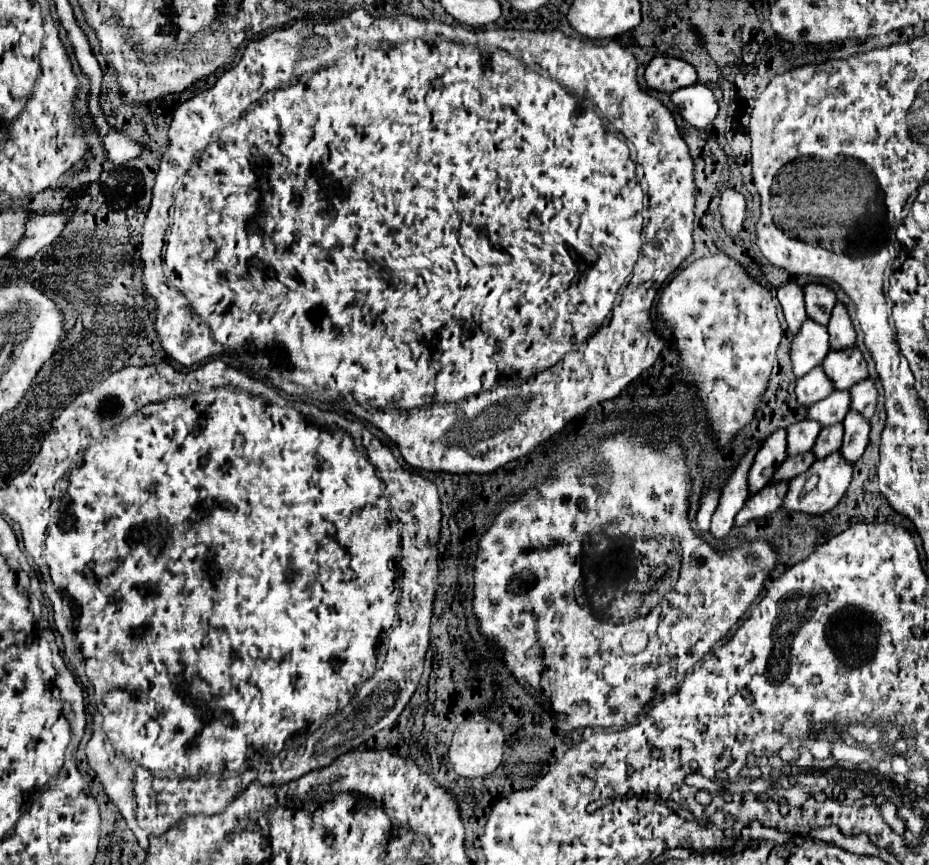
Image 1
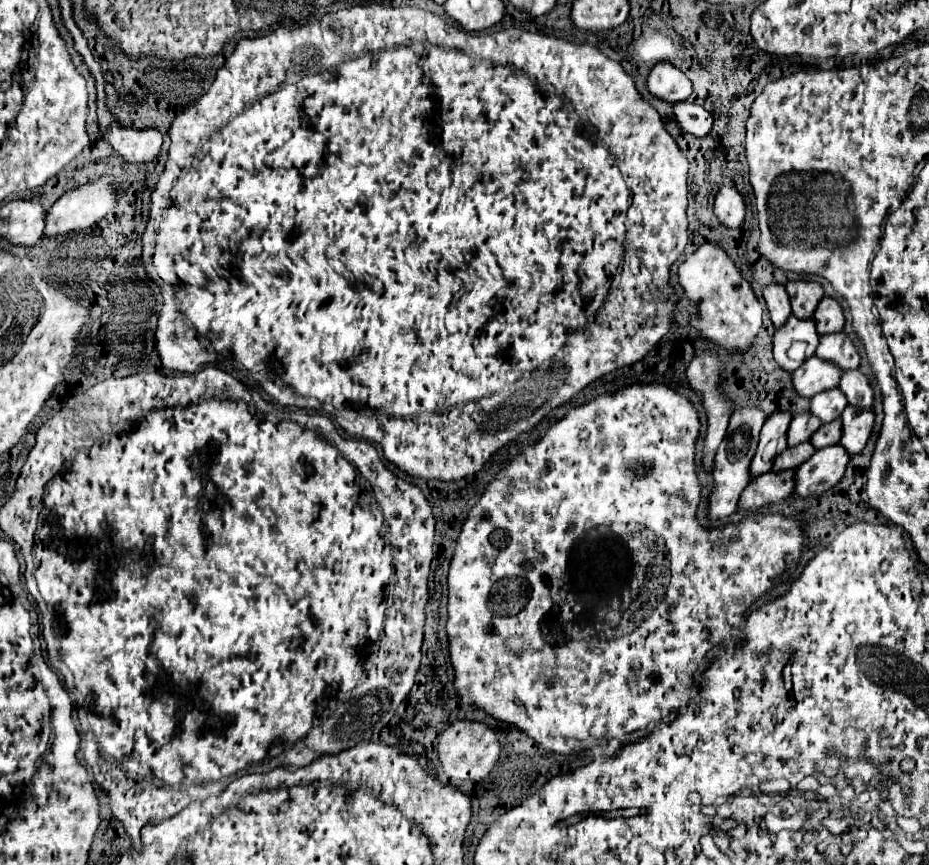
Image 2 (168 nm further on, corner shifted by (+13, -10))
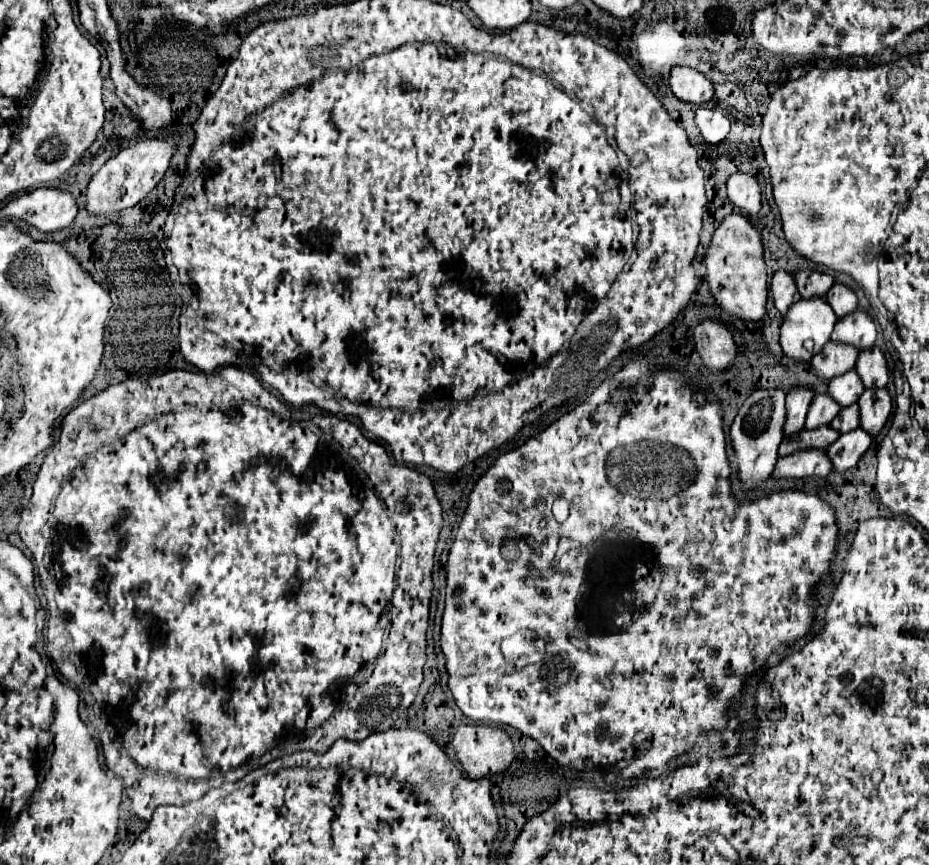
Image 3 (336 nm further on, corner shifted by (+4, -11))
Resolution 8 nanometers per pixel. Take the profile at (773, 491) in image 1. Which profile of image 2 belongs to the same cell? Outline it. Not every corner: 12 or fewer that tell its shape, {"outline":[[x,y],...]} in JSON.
{"outline":[[795,470],[765,472],[743,490],[739,508],[785,500]]}

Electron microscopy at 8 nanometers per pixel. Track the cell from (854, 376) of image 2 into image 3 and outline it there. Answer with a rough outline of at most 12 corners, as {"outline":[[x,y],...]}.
{"outline":[[876,345],[858,355],[854,371],[864,387],[888,383],[886,359]]}

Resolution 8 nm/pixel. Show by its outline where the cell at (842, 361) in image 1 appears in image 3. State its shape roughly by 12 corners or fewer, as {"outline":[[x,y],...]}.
{"outline":[[860,309],[838,319],[832,341],[872,347],[876,325]]}

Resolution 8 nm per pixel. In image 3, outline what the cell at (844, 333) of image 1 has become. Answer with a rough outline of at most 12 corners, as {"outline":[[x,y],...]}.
{"outline":[[836,283],[826,301],[838,319],[858,309],[854,291]]}

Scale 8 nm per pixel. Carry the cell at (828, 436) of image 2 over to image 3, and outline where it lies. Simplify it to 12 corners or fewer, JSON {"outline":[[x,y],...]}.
{"outline":[[858,405],[842,409],[830,423],[840,435],[858,427]]}

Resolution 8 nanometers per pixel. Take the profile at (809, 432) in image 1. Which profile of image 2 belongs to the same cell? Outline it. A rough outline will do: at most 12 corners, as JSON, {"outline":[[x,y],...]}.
{"outline":[[809,412],[797,414],[787,432],[787,444],[807,442],[821,426]]}

